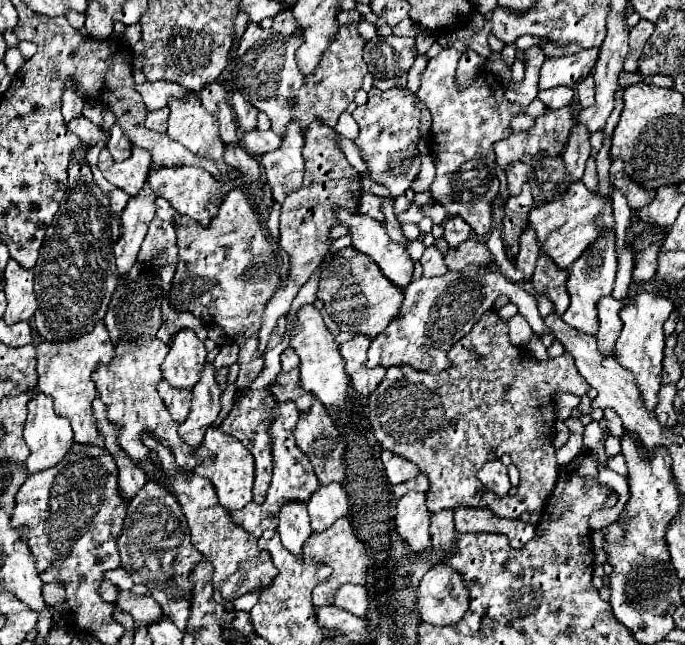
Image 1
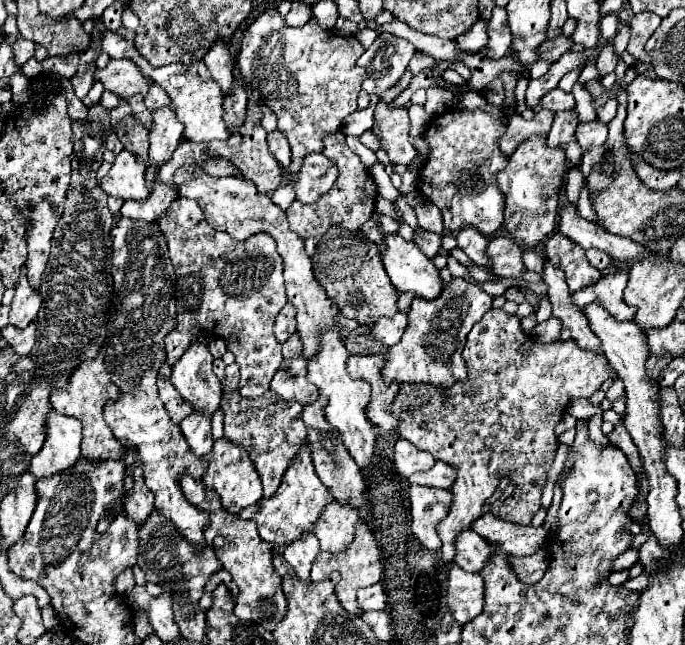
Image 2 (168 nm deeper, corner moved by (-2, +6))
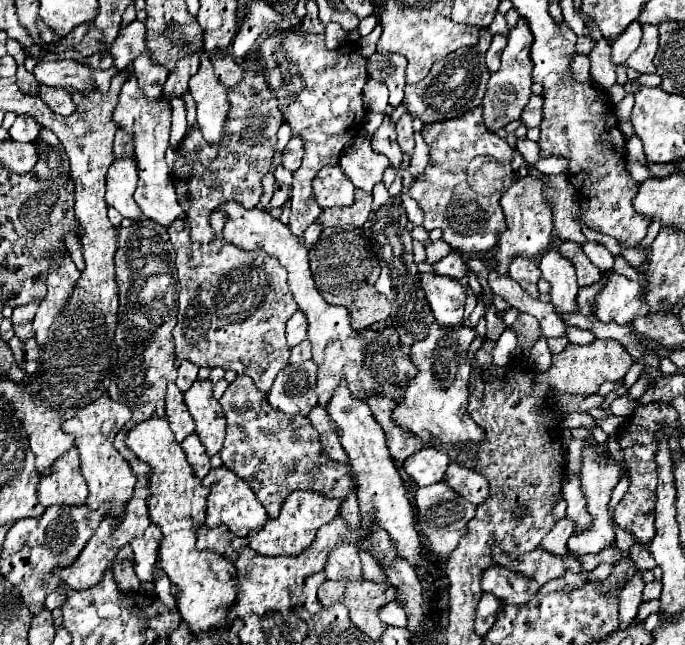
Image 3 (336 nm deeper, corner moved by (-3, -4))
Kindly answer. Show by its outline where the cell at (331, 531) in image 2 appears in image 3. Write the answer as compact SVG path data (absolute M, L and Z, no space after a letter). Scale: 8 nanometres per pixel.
M352 543L336 545L326 557L326 577L328 579L360 579L362 567L358 557L358 547Z

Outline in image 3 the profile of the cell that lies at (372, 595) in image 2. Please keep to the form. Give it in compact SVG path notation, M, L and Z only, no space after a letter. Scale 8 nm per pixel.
M390 601L388 605L378 609L378 617L386 623L386 625L394 625L394 627L406 627L406 613L402 611L398 601Z

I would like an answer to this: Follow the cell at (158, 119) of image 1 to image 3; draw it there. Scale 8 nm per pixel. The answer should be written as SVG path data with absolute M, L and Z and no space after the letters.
M144 51L142 55L136 57L134 73L132 75L136 77L138 87L142 89L142 93L150 101L156 101L162 95L162 87L166 83L168 71L164 67L158 67L158 65L150 63L150 55L148 55L148 51Z

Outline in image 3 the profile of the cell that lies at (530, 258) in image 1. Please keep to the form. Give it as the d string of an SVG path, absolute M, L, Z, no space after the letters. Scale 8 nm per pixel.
M526 175L526 177L516 179L506 189L506 193L500 199L500 205L502 205L502 211L506 215L508 229L498 239L496 267L504 275L506 267L510 265L510 259L514 259L514 255L534 257L534 255L540 255L548 249L548 245L552 241L552 203L548 199L544 199L544 179L534 177L534 175Z

